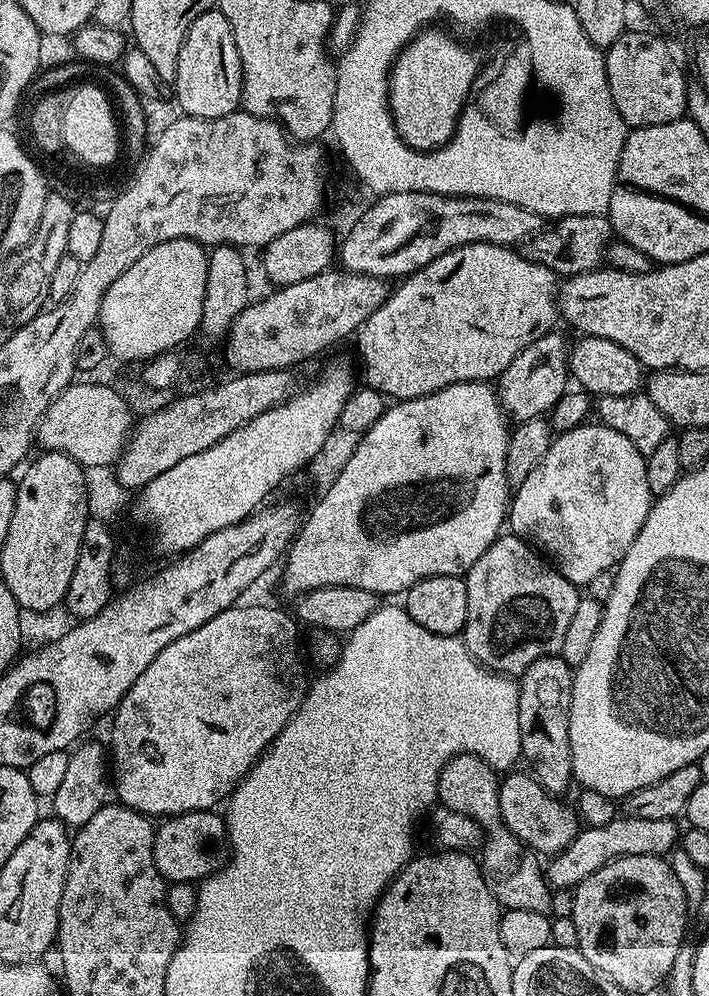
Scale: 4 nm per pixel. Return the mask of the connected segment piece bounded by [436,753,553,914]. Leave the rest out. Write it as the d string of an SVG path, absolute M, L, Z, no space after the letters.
M464 753L448 760L446 766L440 771L436 792L437 801L441 807L470 817L481 827L486 828L486 835L480 850L480 865L483 870L483 880L490 888L490 892L494 894L501 909L549 913L553 891L547 882L539 855L532 849L526 848L503 823L500 823L499 781L497 771L484 759Z

